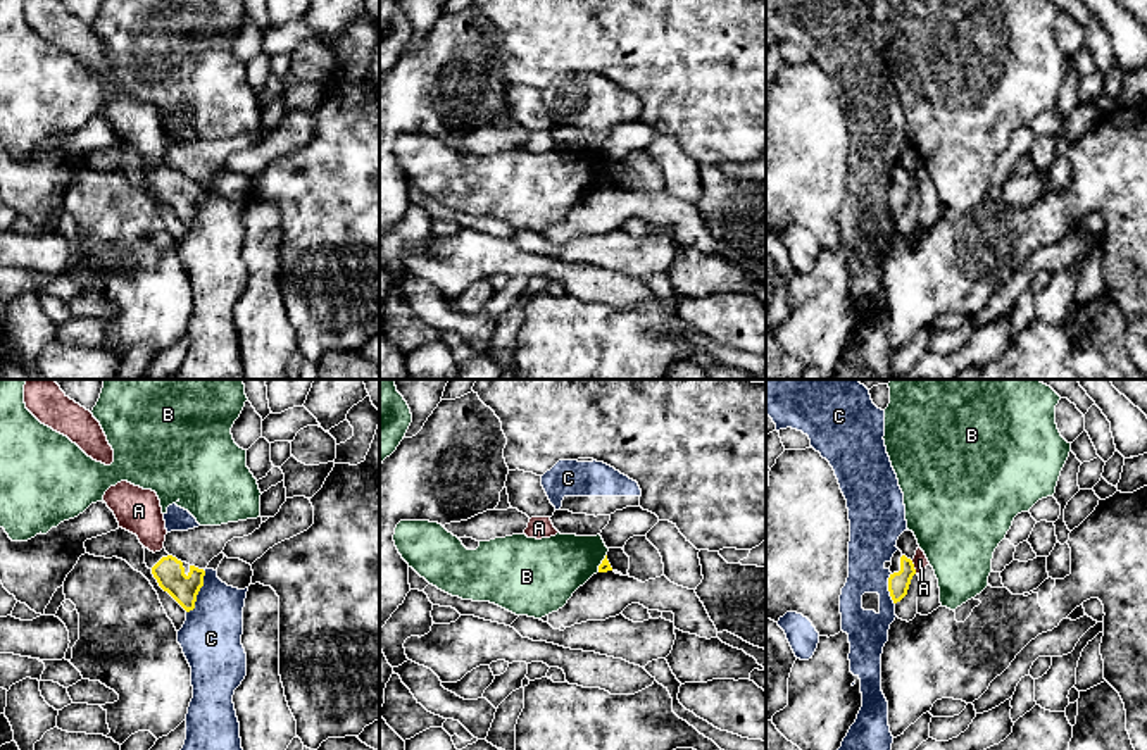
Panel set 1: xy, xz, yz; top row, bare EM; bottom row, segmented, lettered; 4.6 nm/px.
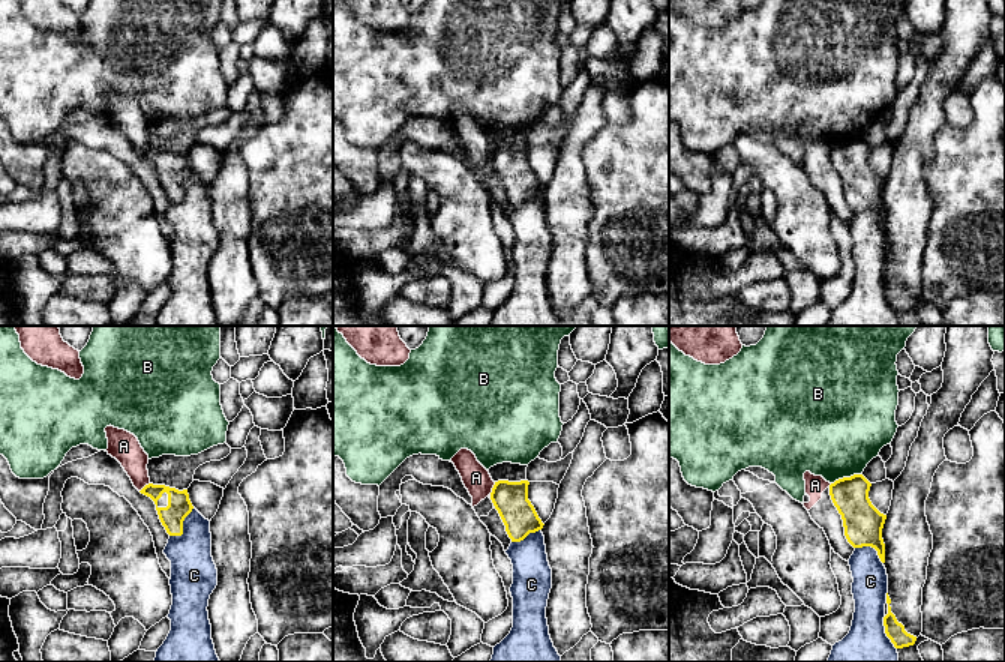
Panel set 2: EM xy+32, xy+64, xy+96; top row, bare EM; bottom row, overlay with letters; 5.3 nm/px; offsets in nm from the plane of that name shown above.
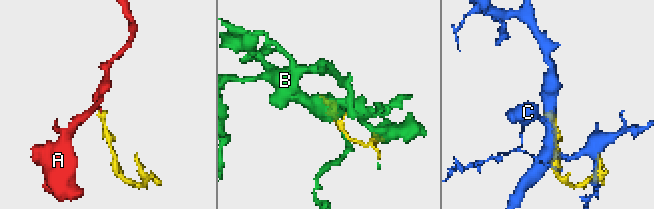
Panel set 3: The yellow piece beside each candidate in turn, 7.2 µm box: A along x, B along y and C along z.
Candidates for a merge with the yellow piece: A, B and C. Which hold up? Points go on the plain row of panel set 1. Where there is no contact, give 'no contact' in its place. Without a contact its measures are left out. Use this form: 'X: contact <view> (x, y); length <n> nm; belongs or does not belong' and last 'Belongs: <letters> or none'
A: contact yz (913, 181); length 70 nm; does not belong
B: contact xz (602, 176); length 100 nm; does not belong
C: contact xy (199, 204); length 220 nm; does not belong
Belongs: none

